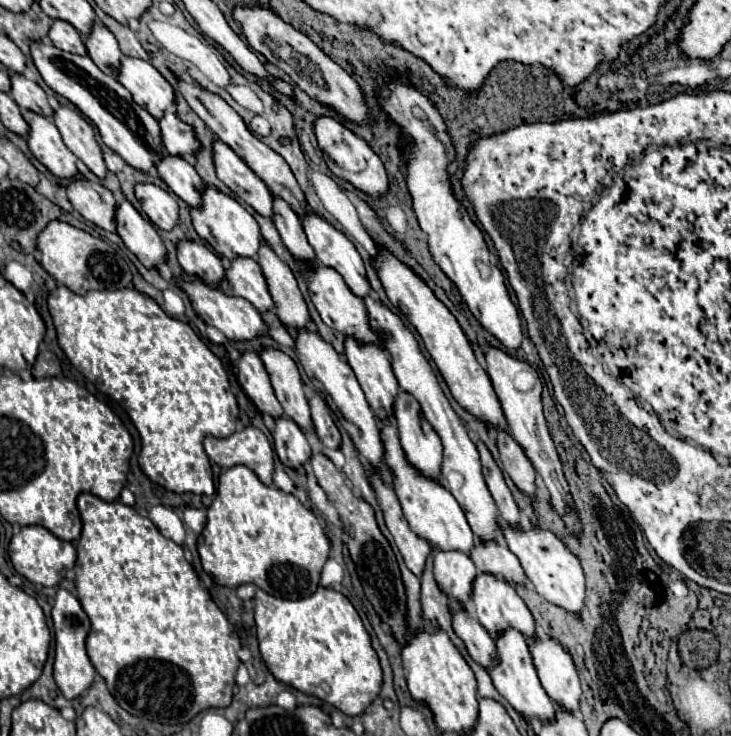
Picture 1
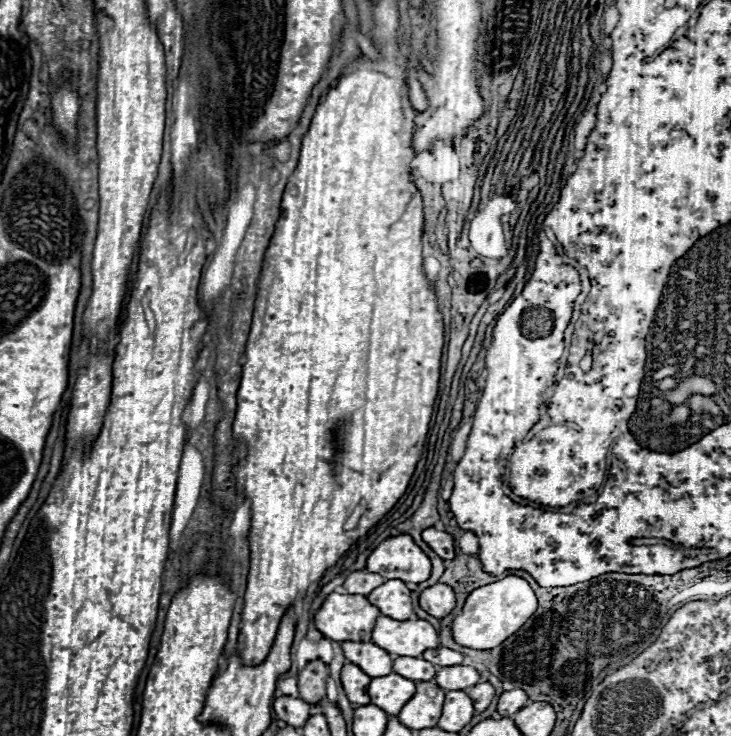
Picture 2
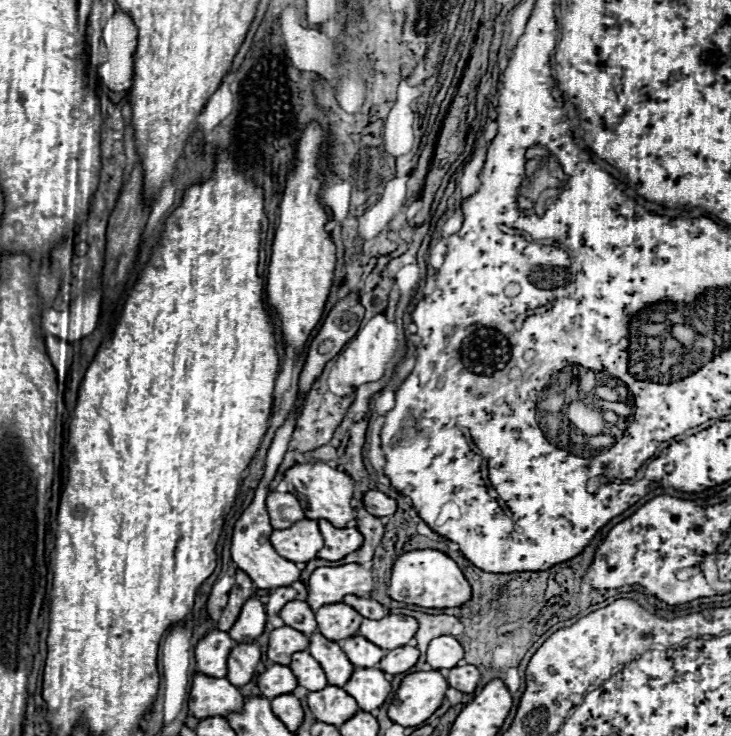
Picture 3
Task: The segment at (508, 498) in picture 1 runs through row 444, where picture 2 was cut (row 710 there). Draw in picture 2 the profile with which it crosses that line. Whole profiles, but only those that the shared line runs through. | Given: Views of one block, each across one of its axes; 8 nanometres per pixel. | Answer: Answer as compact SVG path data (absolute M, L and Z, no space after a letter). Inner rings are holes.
M480 682L480 684L472 686L472 688L466 688L466 692L468 692L468 696L472 696L474 708L478 712L484 712L490 706L492 698L494 698L494 688L488 682Z

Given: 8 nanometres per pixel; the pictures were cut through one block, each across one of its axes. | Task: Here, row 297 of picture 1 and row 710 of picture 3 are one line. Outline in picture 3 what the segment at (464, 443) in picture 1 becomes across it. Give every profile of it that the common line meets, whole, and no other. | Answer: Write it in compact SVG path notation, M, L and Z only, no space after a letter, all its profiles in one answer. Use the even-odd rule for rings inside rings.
M356 668L342 688L366 712L374 712L376 708L380 708L392 690L384 672L378 668Z

